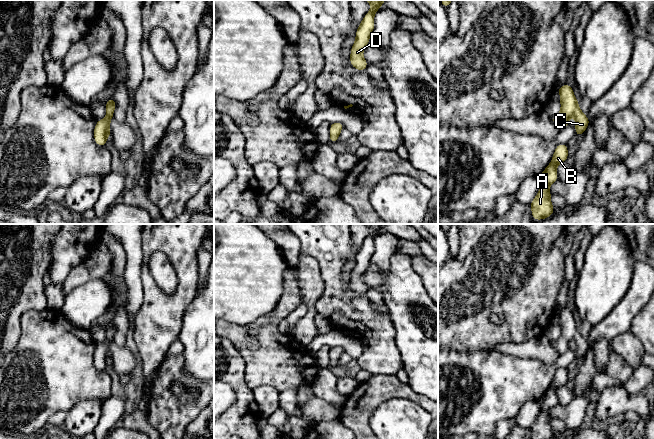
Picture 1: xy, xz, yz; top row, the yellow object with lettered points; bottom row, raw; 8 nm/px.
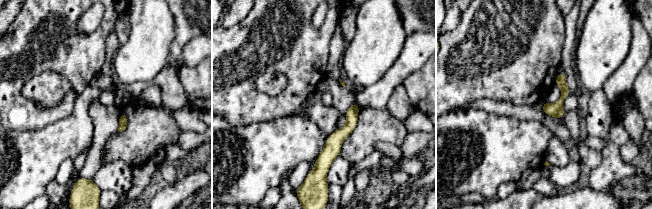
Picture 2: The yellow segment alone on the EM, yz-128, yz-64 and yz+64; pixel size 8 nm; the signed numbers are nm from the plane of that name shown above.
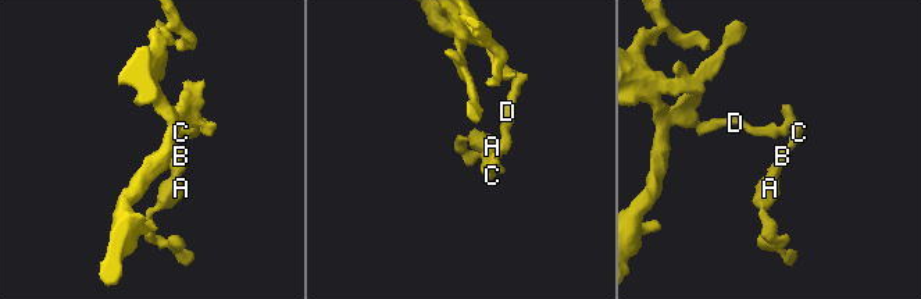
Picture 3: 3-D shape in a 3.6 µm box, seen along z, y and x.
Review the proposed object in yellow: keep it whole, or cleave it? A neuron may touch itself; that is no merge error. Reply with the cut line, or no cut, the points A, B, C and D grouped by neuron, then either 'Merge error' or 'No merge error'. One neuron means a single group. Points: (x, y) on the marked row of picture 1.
No split. Groups: A B C D. No merge error

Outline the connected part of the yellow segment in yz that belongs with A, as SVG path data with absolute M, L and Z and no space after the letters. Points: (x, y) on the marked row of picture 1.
M557 144L550 164L545 168L543 173L538 176L541 187L536 197L529 204L532 210L532 218L534 220L545 219L555 212L550 201L552 193L549 191L548 187L558 180L556 166L560 163L567 162L567 157L567 145Z

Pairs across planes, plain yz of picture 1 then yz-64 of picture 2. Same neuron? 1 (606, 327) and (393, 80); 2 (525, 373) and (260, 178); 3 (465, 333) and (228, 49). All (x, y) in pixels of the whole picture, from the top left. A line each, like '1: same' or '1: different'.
1: same
2: same
3: same

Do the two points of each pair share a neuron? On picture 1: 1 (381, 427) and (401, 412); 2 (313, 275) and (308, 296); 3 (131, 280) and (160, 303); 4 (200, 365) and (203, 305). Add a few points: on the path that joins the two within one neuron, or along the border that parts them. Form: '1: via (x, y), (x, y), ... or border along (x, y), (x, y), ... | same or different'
1: via (386, 424), (396, 417) | same
2: via (311, 280), (310, 291) | same
3: border along (141, 272), (143, 301), (136, 312) | different
4: via (203, 350), (203, 320) | same

